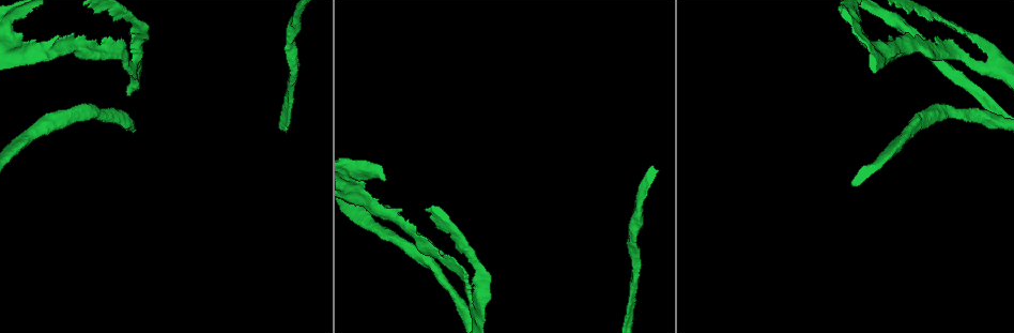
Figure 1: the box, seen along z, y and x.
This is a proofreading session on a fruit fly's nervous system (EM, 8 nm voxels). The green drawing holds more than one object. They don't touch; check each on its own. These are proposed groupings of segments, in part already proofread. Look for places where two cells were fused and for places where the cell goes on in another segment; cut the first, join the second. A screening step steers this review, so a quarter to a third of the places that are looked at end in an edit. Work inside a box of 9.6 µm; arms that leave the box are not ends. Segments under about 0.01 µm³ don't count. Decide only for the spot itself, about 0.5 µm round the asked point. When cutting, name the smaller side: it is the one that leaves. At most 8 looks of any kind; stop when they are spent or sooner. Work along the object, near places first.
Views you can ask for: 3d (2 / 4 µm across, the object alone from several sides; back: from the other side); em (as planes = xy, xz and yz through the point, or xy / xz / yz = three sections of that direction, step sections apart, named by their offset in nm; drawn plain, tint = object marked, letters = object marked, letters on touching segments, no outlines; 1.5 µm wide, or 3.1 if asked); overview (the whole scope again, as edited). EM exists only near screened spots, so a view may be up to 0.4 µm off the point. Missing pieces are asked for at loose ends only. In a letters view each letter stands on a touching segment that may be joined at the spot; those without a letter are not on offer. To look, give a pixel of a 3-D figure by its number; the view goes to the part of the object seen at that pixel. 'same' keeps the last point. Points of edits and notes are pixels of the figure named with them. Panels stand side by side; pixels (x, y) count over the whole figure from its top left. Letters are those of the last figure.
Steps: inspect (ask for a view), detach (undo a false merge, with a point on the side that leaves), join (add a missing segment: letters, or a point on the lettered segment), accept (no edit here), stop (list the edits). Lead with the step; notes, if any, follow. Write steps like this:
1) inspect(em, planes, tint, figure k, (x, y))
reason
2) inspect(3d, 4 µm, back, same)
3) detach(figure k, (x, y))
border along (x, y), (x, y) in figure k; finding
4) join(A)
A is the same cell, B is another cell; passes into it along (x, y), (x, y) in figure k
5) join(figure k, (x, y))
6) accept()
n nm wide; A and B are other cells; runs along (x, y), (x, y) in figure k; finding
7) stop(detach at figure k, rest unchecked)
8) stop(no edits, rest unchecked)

inspect(em, xy, step 4, tint, figure 1, (873, 41))
thin end

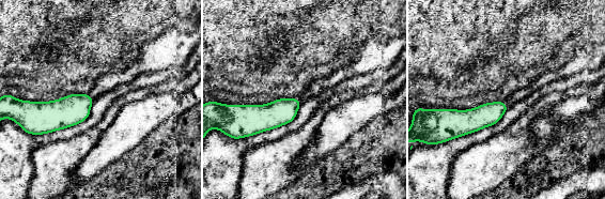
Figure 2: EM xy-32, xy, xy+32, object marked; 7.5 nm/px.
inspect(em, planes, letters, same)

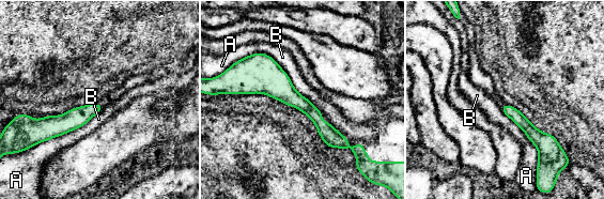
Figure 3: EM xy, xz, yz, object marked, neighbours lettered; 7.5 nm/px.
accept()
90 nm wide; B touches over 600 nm; A and B are other cells; no lettered segment goes on from it

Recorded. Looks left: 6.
inspect(3d, 4 µm, figure 1, (473, 308))
abrupt turn

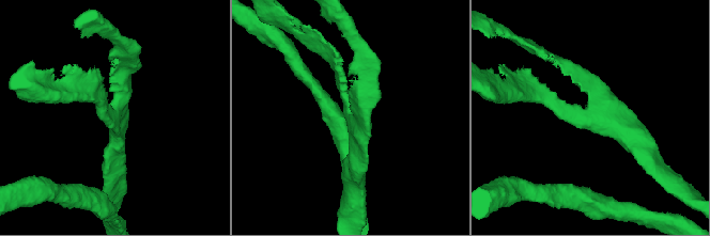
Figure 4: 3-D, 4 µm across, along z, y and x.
inspect(em, xy, step 4, letters, figure 4, (590, 115))
3 arms; arms of 190, 220, 280 nm

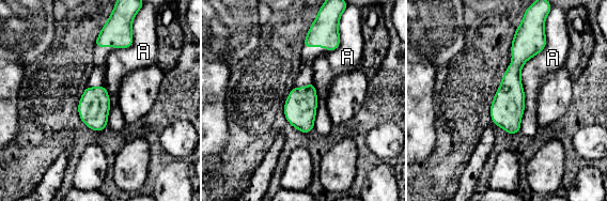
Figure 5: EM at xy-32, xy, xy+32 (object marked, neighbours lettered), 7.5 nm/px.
accept()
A is another cell; all the same cell

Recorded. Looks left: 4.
inspect(3d, 4 µm, figure 1, (934, 37))
an open end

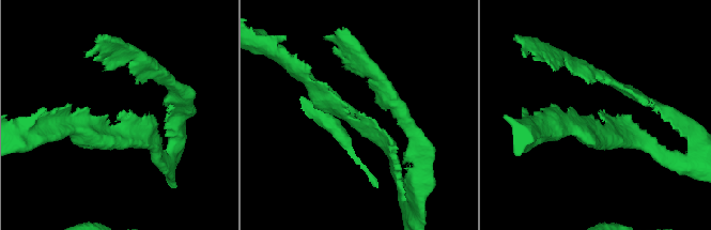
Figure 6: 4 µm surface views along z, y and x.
inspect(em, xy, step 4, letters, figure 6, (364, 115))
arms of 240, 280 nm

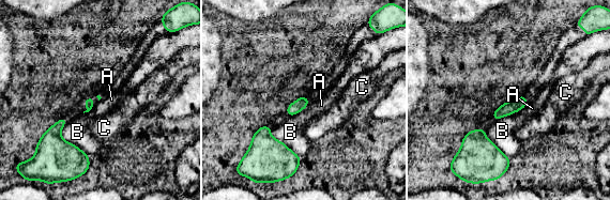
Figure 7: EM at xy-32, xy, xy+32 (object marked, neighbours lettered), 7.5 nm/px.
inspect(em, planes, letters, same)
cut it another way

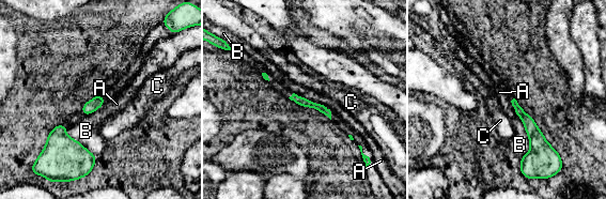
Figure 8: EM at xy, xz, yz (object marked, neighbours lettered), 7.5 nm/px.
accept()
B touches over 360 nm; A, B and C are other cells; runs along (514, 103), (534, 134), (529, 161) in figure 8; no lettered segment goes on from it

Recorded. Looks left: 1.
stop(no edits, rest unchecked)

